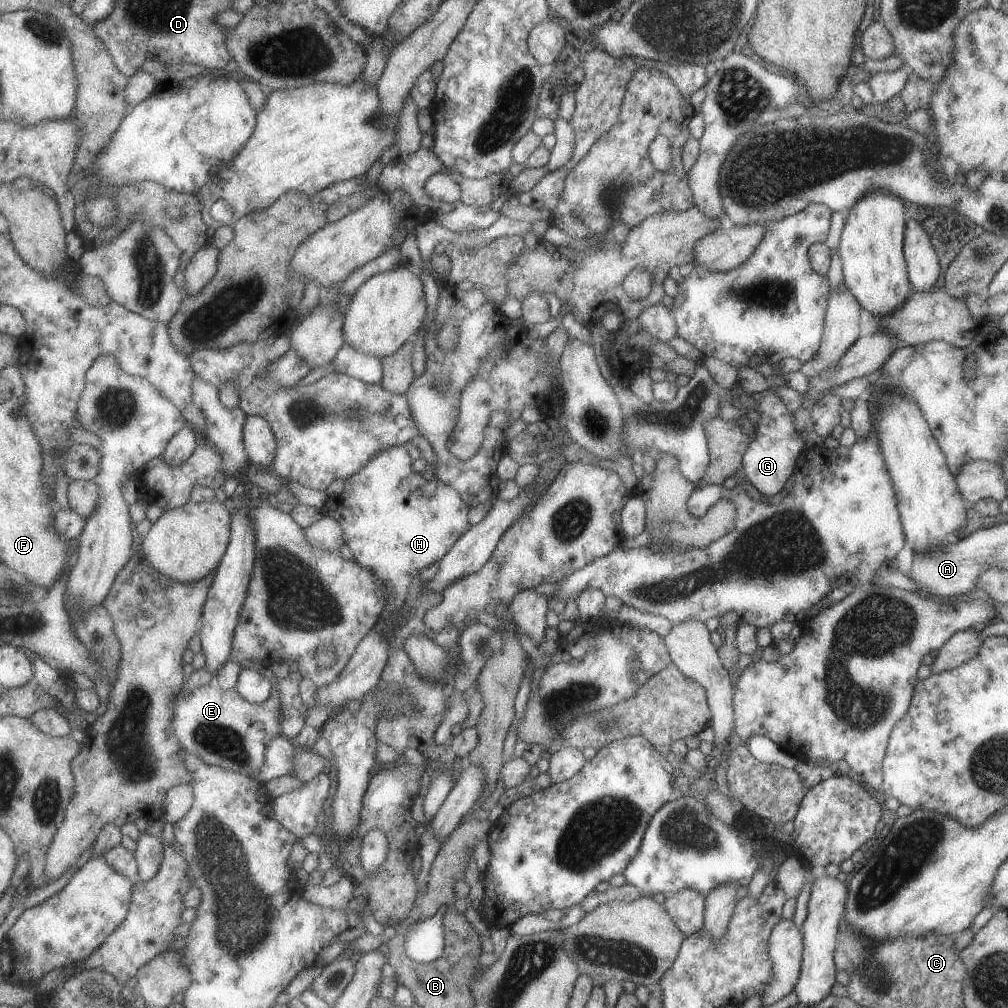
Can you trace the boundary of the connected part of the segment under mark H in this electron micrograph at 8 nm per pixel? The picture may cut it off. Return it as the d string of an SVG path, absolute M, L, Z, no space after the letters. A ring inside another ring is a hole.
M404 446L379 452L361 472L344 481L341 496L328 498L322 509L325 516L331 516L343 526L354 559L387 586L387 605L377 626L381 626L391 648L405 649L407 640L419 634L450 650L460 644L461 631L449 626L443 632L435 632L426 623L427 611L441 604L443 593L427 590L428 582L423 580L421 572L433 562L443 560L471 530L470 504L450 484L425 480L423 474L415 472L414 461ZM395 610L405 612L403 626L391 624Z

